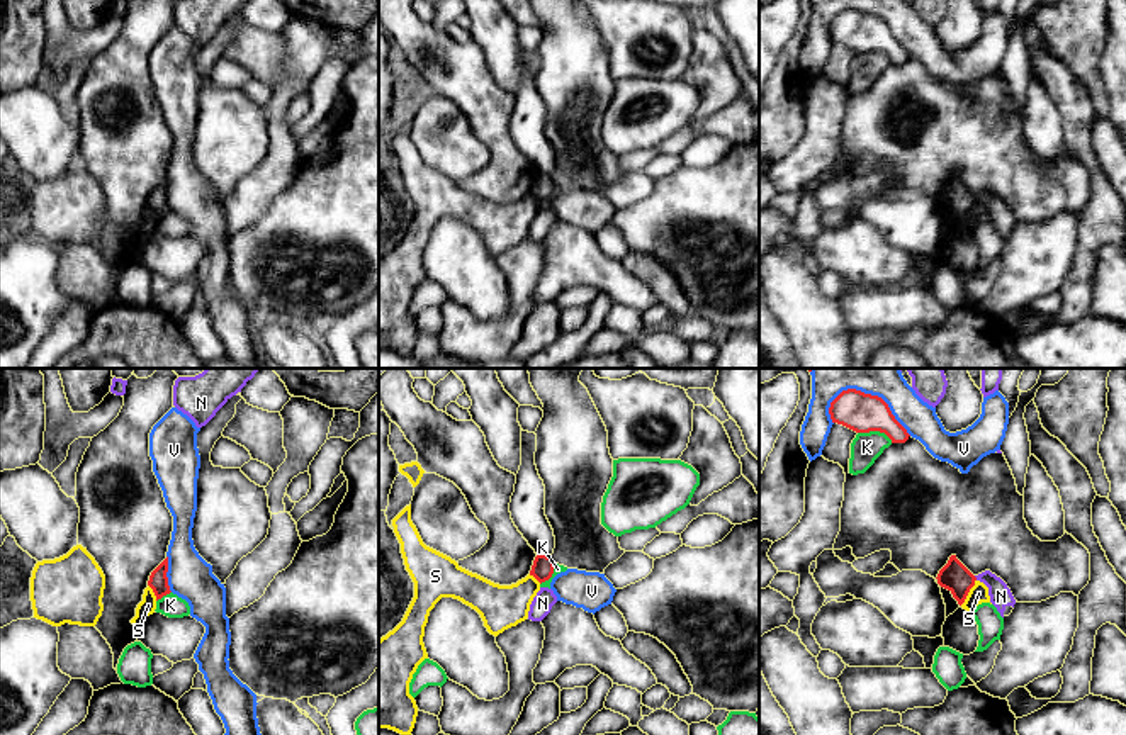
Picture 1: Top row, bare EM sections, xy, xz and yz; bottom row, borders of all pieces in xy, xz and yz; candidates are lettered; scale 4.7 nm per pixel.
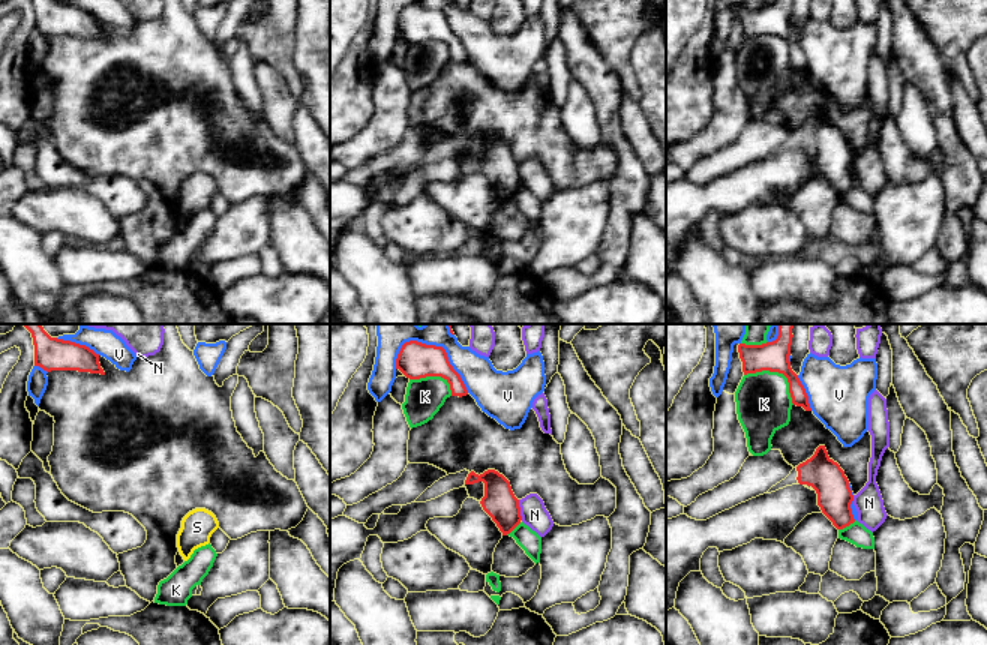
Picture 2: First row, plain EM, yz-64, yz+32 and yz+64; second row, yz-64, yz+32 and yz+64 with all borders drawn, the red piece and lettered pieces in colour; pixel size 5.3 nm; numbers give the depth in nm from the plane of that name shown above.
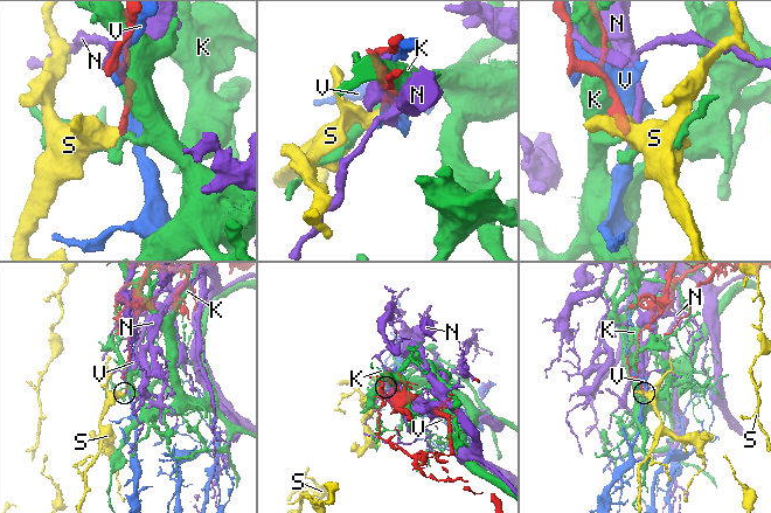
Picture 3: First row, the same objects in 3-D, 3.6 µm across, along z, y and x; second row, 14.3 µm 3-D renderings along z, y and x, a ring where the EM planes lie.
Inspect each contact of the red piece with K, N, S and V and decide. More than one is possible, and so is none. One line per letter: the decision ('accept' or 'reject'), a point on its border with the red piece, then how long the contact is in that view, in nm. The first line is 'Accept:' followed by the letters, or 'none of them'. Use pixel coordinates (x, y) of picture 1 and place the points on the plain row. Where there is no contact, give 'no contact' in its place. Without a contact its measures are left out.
Accept: none of them
K: reject; meets red in yz at (875, 50); contact 180 nm long
N: reject; meets red in yz at (975, 197); contact 30 nm long
S: reject; meets red in yz at (968, 211); contact 150 nm long
V: reject; meets red in yz at (873, 16); contact 420 nm long

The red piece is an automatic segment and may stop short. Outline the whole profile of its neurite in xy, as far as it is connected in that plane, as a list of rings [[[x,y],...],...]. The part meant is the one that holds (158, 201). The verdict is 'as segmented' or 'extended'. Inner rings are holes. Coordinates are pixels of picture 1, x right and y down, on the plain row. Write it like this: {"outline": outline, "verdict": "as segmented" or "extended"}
{"outline": [[[168,177],[151,192],[148,200],[148,205],[153,209],[156,221],[172,212],[166,192],[168,192]]], "verdict": "as segmented"}

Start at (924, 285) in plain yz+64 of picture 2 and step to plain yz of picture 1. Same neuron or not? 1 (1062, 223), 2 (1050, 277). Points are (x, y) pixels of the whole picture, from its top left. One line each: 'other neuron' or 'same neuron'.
1: other neuron
2: other neuron

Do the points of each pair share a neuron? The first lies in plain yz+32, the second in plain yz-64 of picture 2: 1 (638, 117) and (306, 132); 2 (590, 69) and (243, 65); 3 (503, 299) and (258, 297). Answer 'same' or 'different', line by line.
1: same
2: different
3: different

